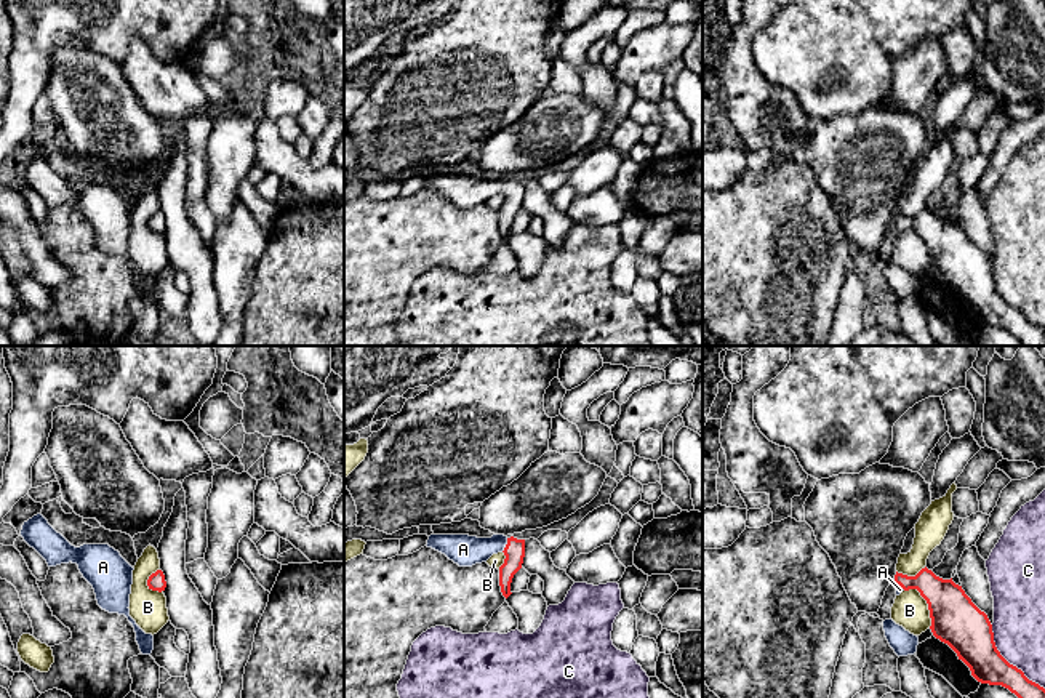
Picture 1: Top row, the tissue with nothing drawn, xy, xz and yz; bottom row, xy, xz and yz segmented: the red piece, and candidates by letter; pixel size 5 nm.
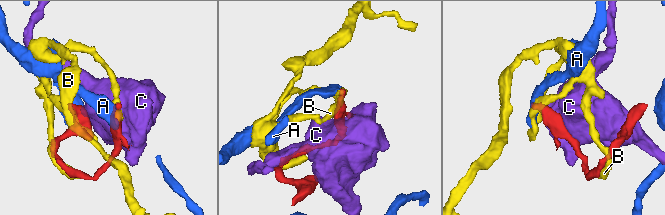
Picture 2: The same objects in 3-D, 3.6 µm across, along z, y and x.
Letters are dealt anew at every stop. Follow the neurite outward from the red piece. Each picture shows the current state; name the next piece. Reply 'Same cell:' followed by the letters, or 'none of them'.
Same cell: A

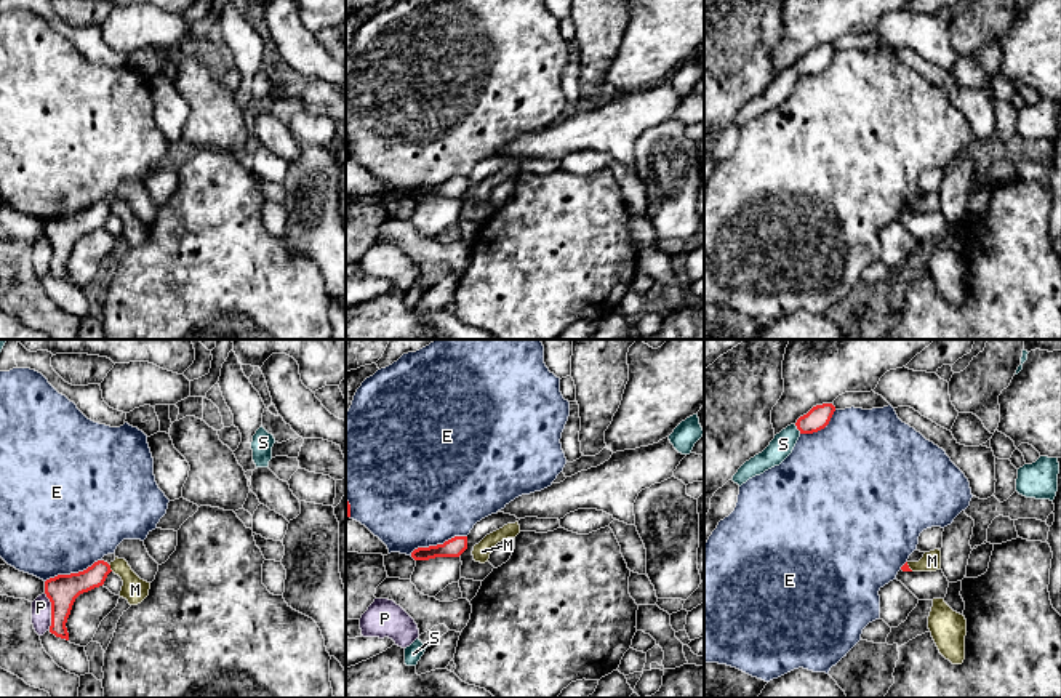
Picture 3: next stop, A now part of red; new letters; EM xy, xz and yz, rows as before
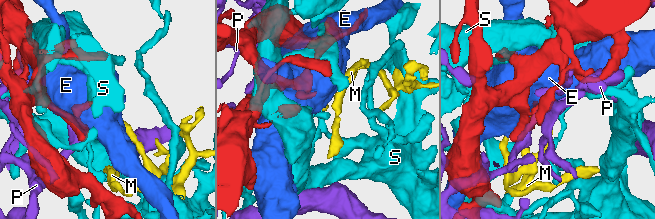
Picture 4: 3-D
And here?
Same cell: none of them

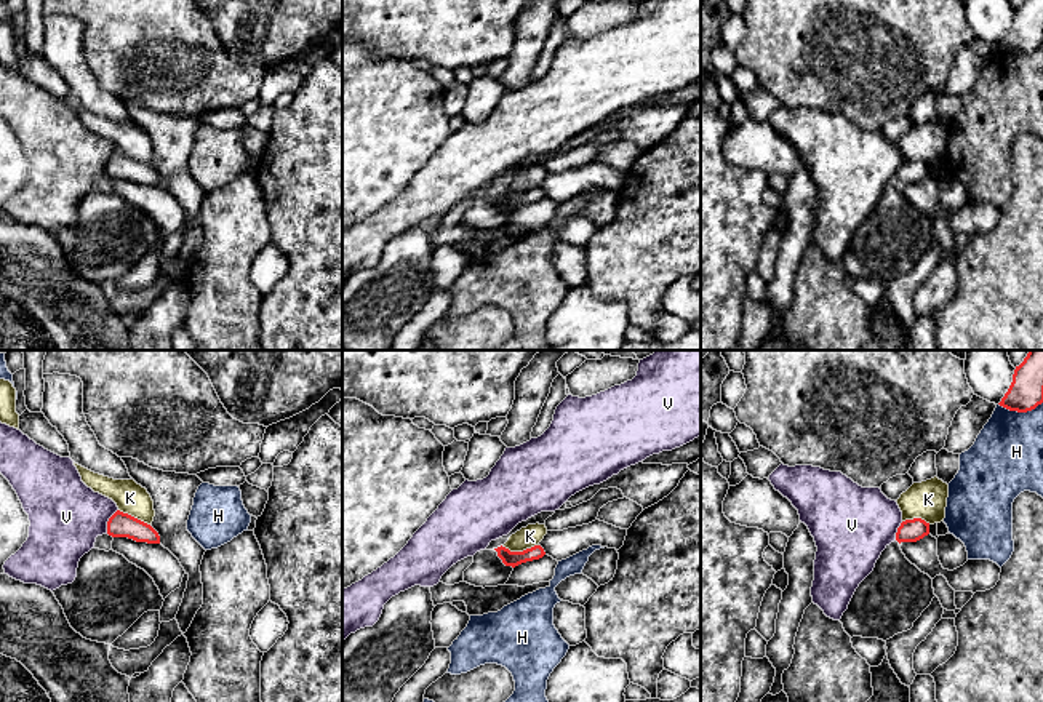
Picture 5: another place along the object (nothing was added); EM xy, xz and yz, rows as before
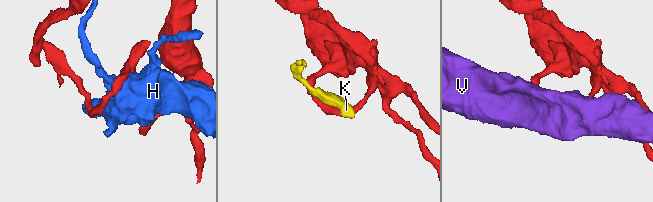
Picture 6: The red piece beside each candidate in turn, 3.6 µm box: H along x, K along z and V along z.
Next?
Same cell: none of them

